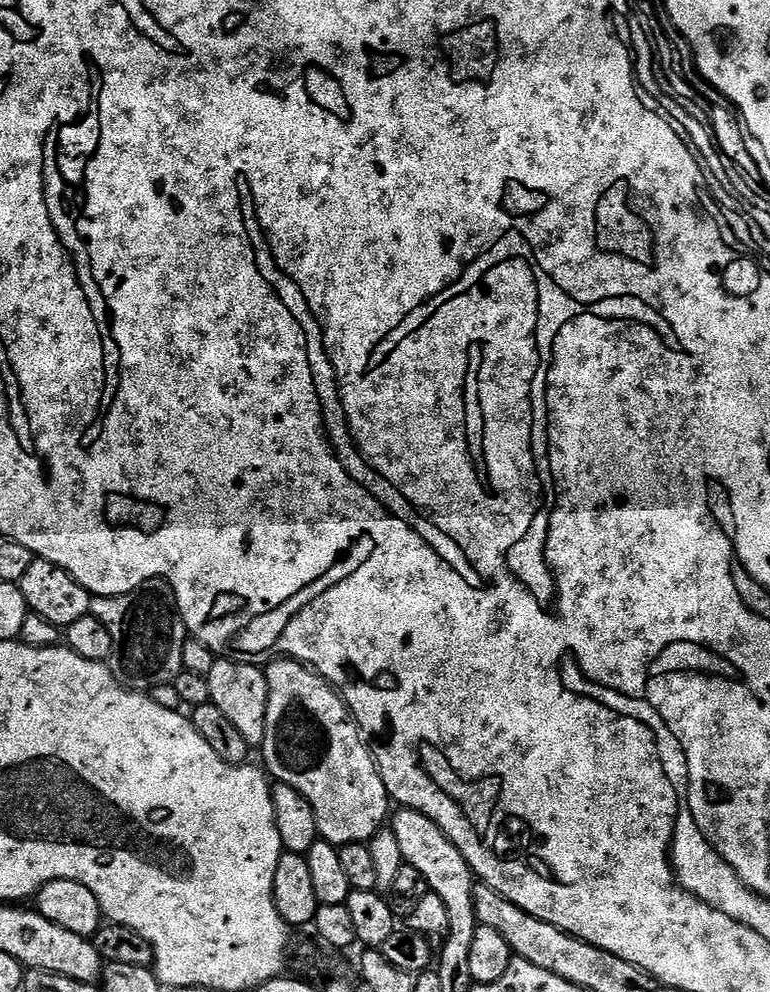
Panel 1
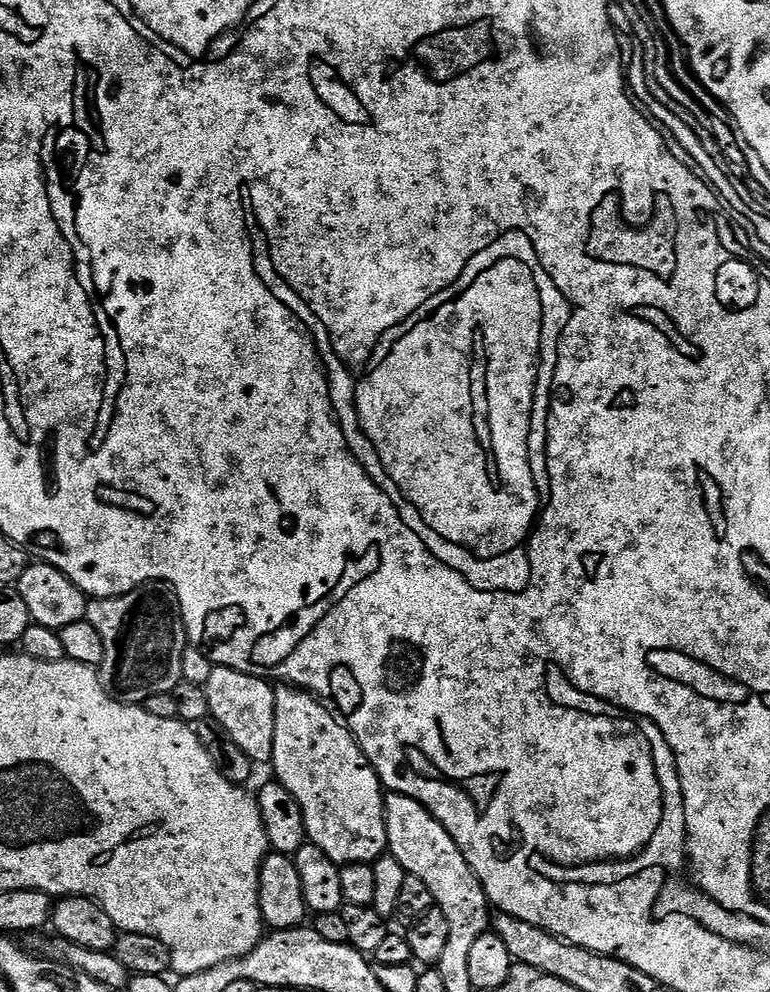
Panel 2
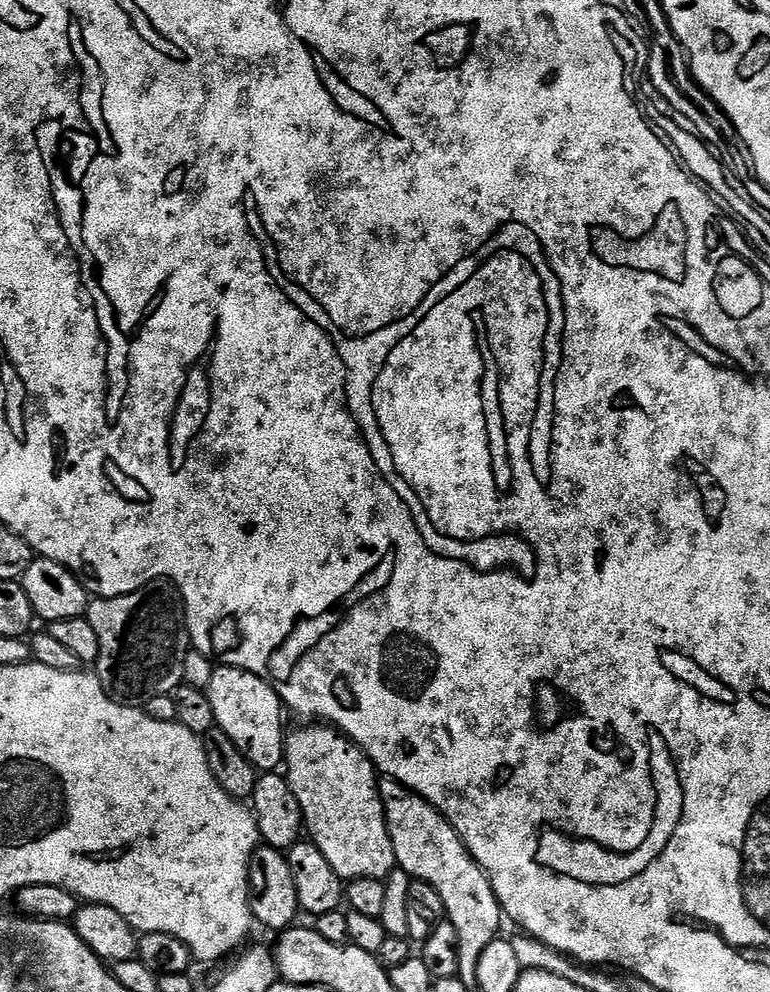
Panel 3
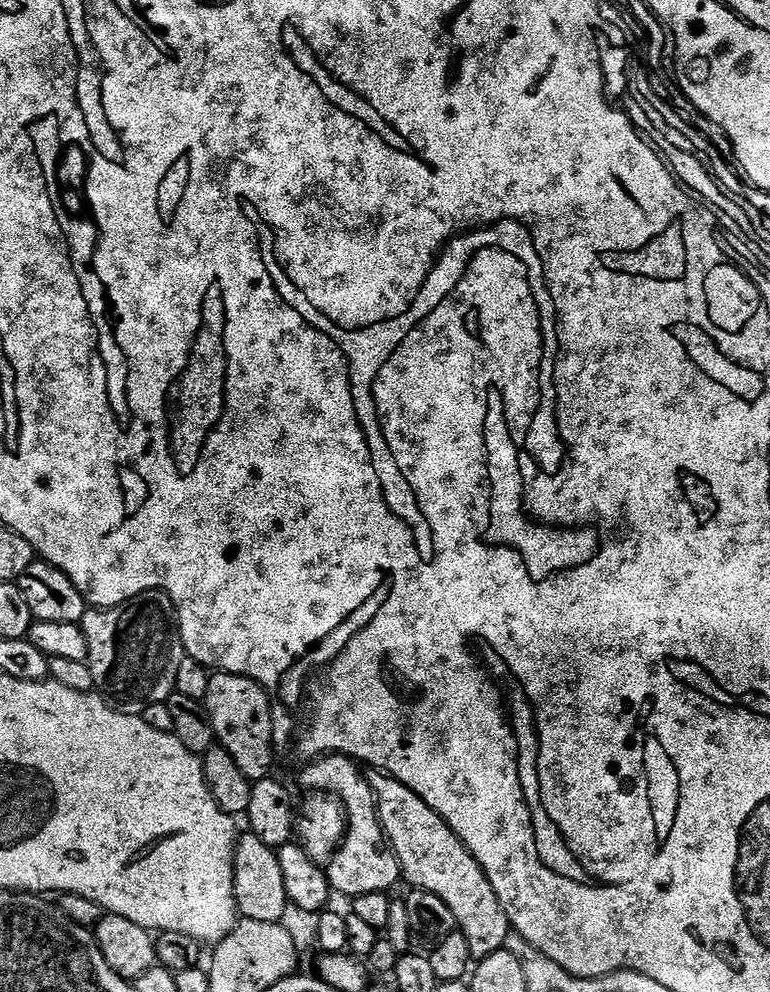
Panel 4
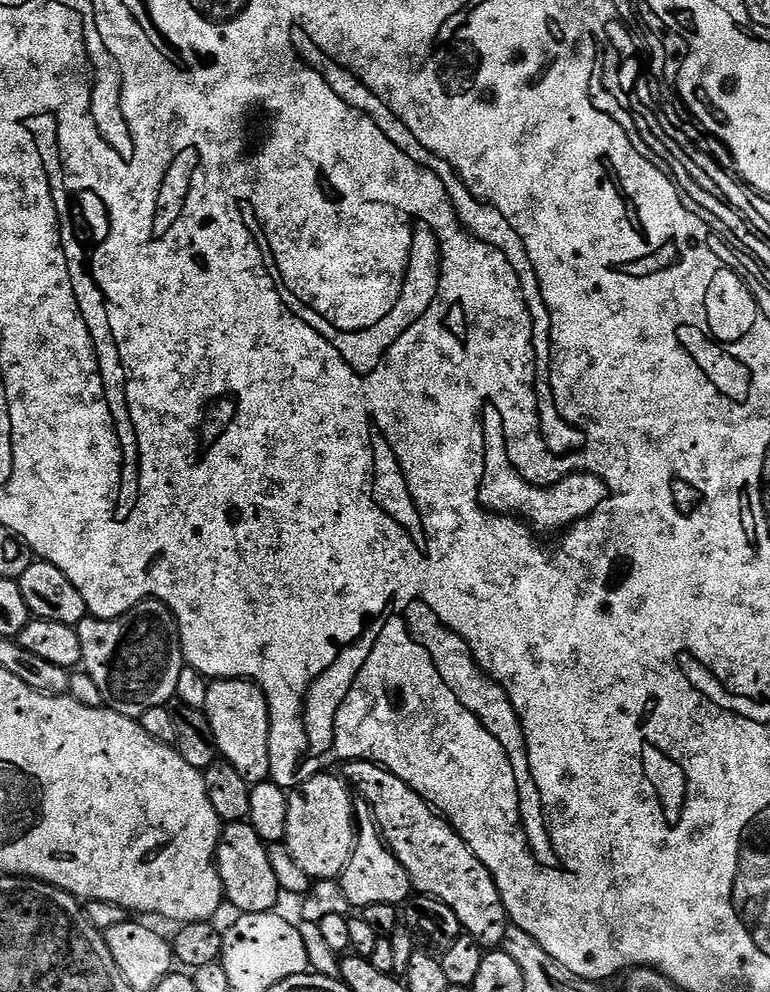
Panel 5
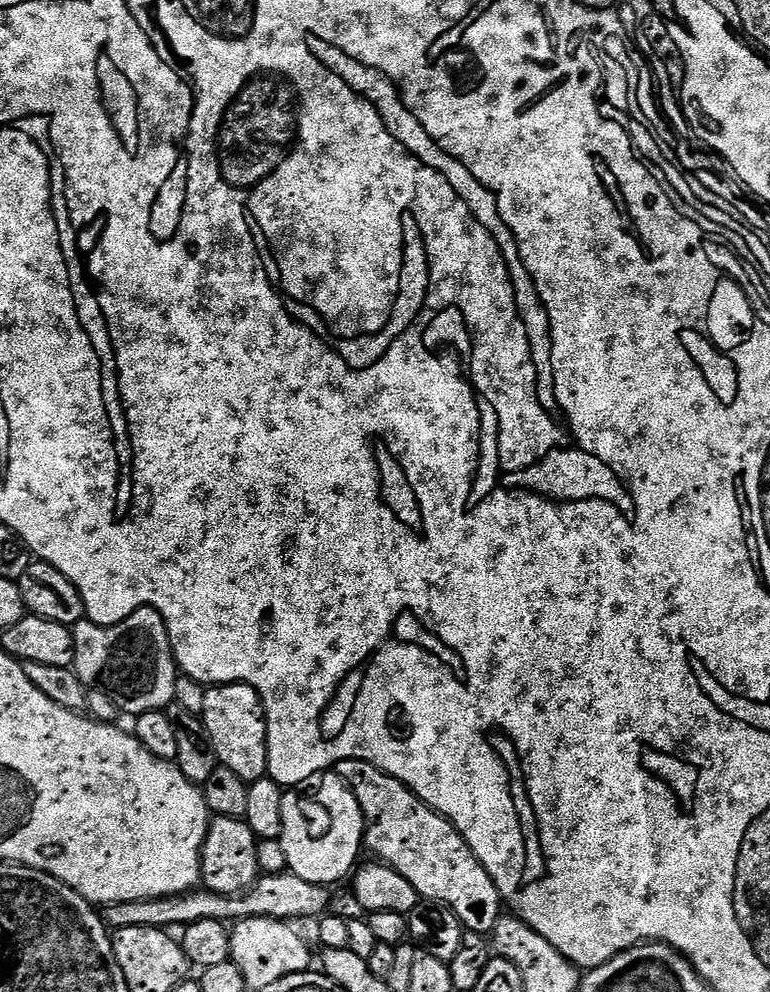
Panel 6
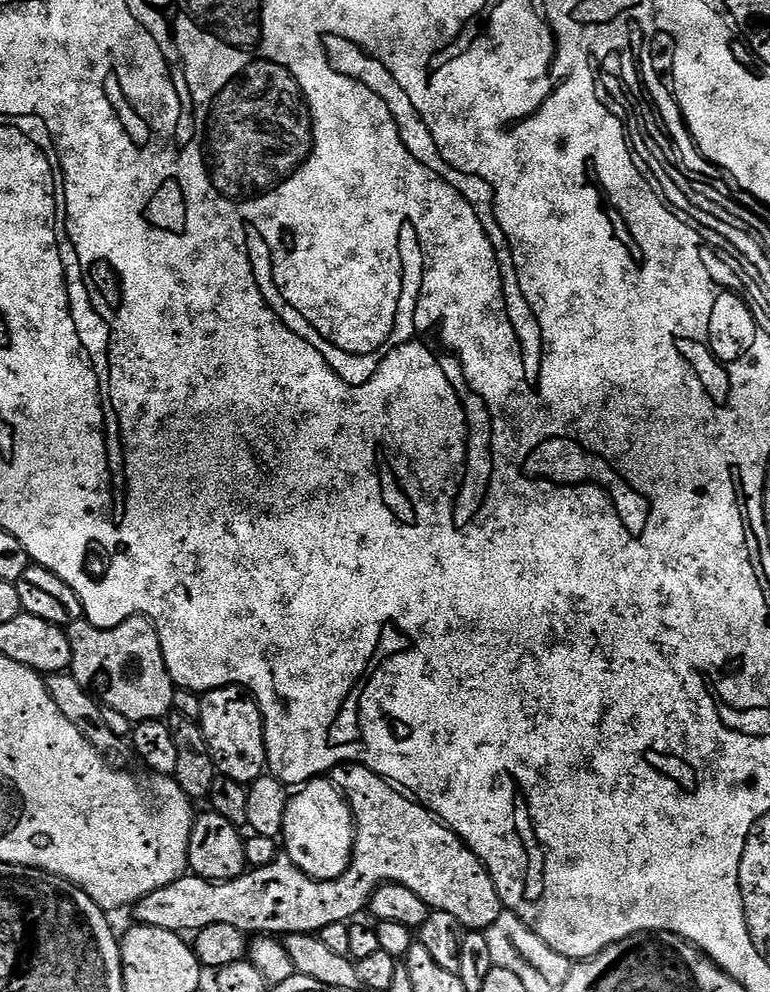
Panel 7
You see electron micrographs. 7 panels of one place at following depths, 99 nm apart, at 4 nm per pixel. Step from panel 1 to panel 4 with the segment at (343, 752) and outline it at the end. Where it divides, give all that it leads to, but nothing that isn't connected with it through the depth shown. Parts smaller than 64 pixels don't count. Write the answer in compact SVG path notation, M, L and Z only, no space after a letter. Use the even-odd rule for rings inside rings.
M339 754L319 757L305 765L300 776L300 784L313 793L331 793L343 804L347 817L347 831L339 848L327 861L326 871L333 893L340 892L345 898L362 894L391 893L396 883L401 883L400 860L392 851L384 828L380 825L380 814L376 795L367 775L357 761Z

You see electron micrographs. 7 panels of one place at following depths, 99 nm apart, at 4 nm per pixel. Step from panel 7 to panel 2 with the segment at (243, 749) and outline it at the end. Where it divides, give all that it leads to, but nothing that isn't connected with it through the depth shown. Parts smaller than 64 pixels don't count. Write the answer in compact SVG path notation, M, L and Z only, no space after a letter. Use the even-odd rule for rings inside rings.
M213 667L210 678L204 683L206 698L210 698L210 716L217 720L234 738L250 758L253 765L271 765L274 754L274 706L276 705L276 688L263 676L251 676L245 672L239 672L233 668Z

